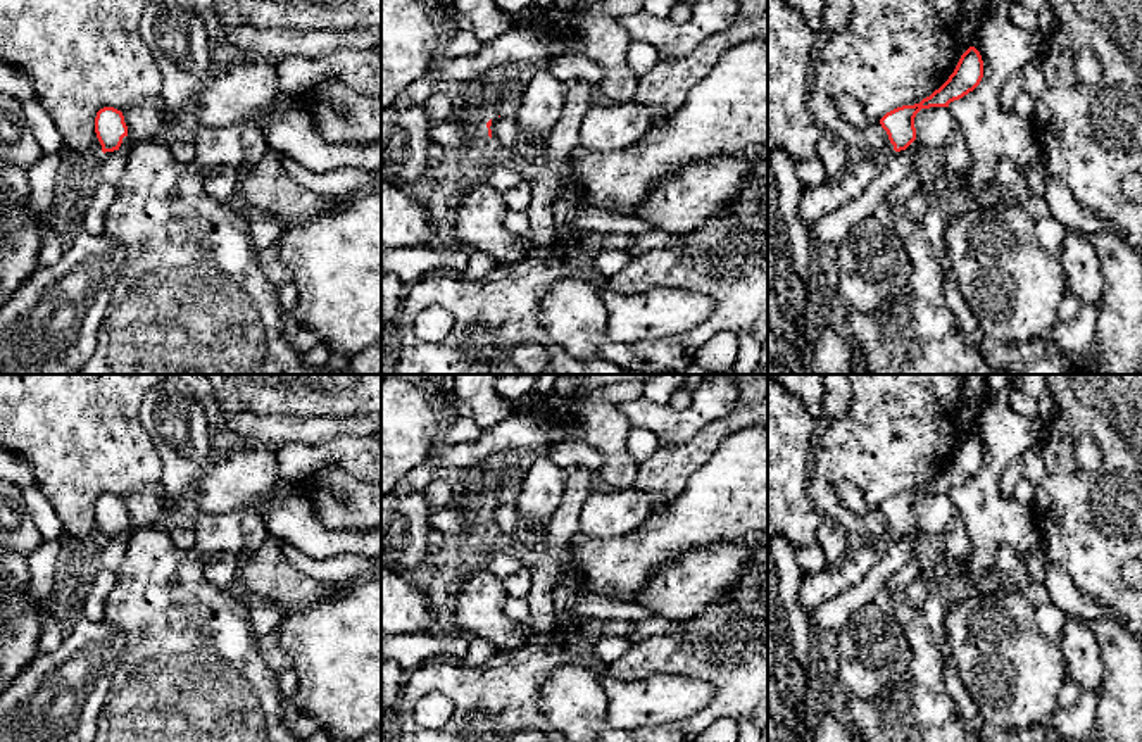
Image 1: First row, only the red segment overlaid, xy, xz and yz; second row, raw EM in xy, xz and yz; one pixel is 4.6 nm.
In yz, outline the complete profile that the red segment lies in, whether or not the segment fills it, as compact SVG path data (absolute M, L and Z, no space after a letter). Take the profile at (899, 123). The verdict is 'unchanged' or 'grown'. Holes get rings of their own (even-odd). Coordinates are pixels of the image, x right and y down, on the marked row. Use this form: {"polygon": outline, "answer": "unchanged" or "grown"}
{"polygon": "M975 47L959 59L949 79L930 97L914 105L902 105L887 112L880 124L888 135L888 147L876 155L863 157L849 166L838 181L826 181L802 190L799 200L799 219L811 230L818 219L837 211L845 202L861 195L868 185L880 176L892 157L906 150L916 140L914 117L921 109L949 107L951 102L973 91L983 78L983 60Z", "answer": "grown"}

